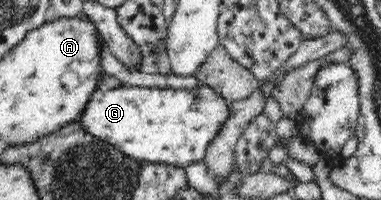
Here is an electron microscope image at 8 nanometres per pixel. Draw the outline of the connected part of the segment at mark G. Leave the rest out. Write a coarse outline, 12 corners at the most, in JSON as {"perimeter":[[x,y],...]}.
{"perimeter":[[100,86],[82,124],[129,158],[204,159],[232,100]]}

